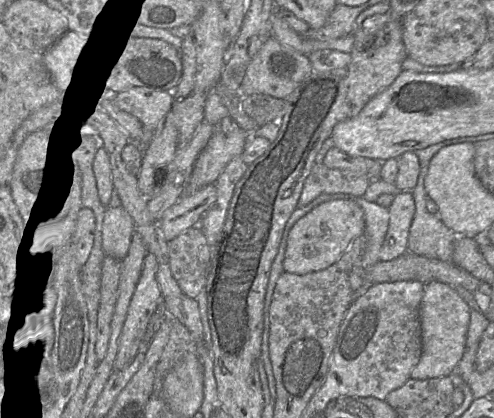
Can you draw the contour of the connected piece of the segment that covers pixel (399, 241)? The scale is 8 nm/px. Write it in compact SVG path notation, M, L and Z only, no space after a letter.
M399 191L389 210L389 226L384 243L394 258L407 252L409 229L415 213L411 191Z

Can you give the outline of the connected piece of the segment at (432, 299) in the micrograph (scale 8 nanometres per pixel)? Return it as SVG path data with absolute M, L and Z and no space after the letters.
M439 281L425 283L420 303L422 354L411 378L422 380L450 376L456 371L465 350L469 319L469 306L452 287Z

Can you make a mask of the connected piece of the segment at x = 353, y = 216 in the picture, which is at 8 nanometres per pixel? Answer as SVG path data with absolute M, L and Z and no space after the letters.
M325 202L301 218L290 231L283 261L284 272L305 275L328 268L337 262L351 243L364 232L364 212L356 202Z

